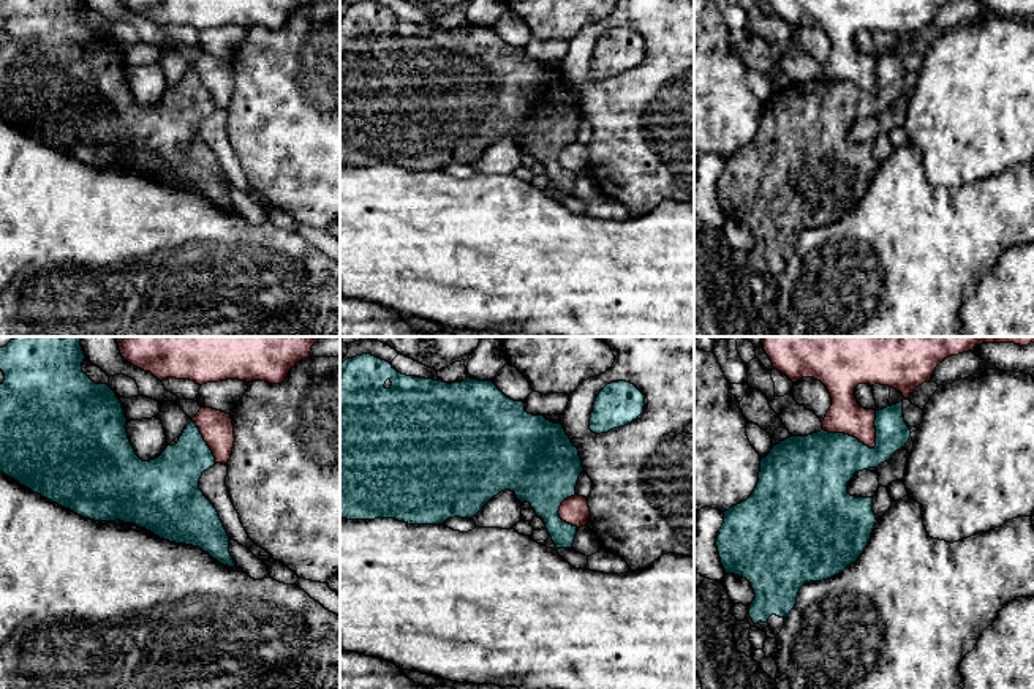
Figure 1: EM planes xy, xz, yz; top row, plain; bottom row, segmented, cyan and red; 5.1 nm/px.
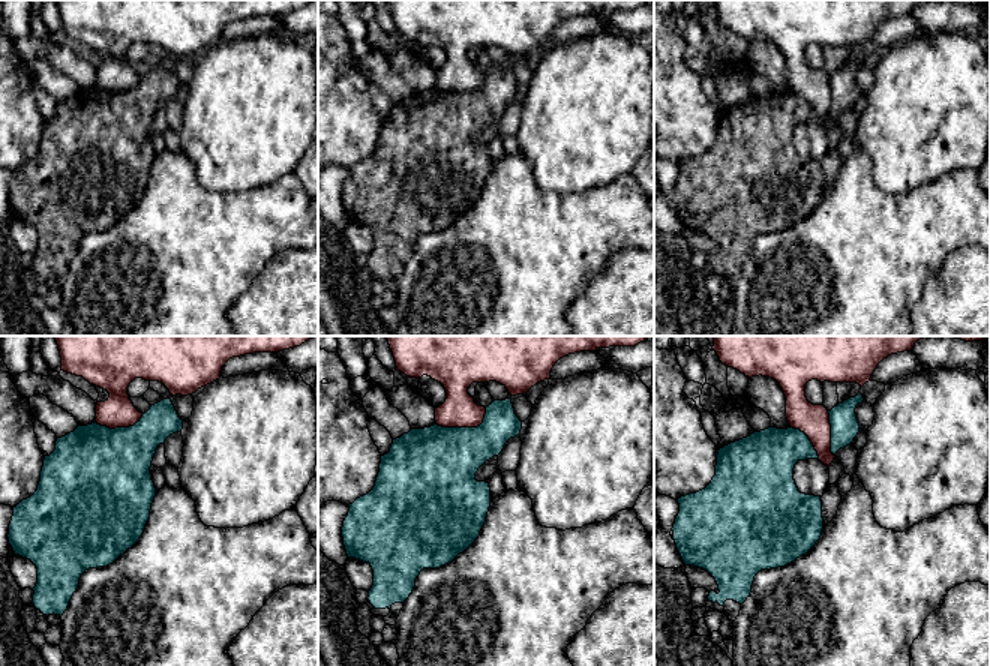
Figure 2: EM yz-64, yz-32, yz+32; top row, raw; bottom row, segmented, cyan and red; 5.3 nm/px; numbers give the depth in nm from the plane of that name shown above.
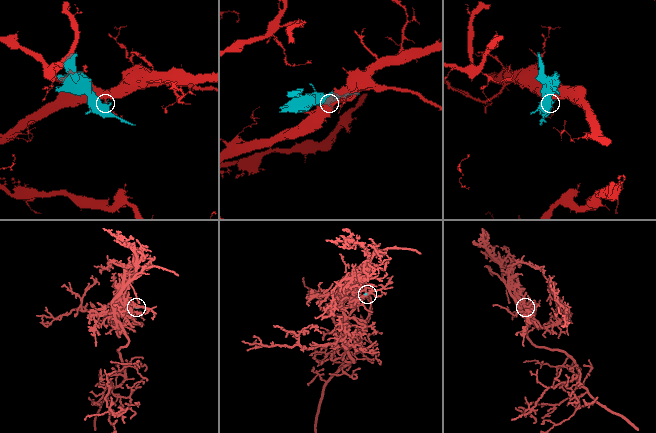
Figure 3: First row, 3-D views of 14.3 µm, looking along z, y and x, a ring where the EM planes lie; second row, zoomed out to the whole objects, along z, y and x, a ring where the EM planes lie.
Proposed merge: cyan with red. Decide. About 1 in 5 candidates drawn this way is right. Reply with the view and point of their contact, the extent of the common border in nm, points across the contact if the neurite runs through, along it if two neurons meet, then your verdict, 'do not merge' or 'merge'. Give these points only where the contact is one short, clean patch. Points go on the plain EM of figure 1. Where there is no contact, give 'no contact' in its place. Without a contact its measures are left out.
meets cyan in yz at (865, 92); contact 300 nm long; do not merge

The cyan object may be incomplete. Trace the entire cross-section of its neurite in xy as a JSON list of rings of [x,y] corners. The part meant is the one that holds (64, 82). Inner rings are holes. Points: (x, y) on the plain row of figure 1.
[[[0,0],[0,16],[5,21],[5,27],[0,30],[0,119],[17,126],[21,131],[30,134],[33,139],[41,141],[43,144],[73,156],[74,160],[90,164],[95,168],[115,168],[134,169],[139,174],[145,174],[160,185],[199,193],[202,198],[209,199],[220,210],[228,213],[237,213],[231,199],[229,199],[229,182],[218,163],[213,150],[204,142],[199,136],[199,125],[204,117],[215,111],[215,103],[204,87],[199,74],[191,66],[183,76],[175,92],[168,92],[161,101],[150,107],[142,107],[126,79],[126,63],[120,46],[115,43],[115,38],[108,30],[95,30],[84,17],[82,8],[84,0]]]

